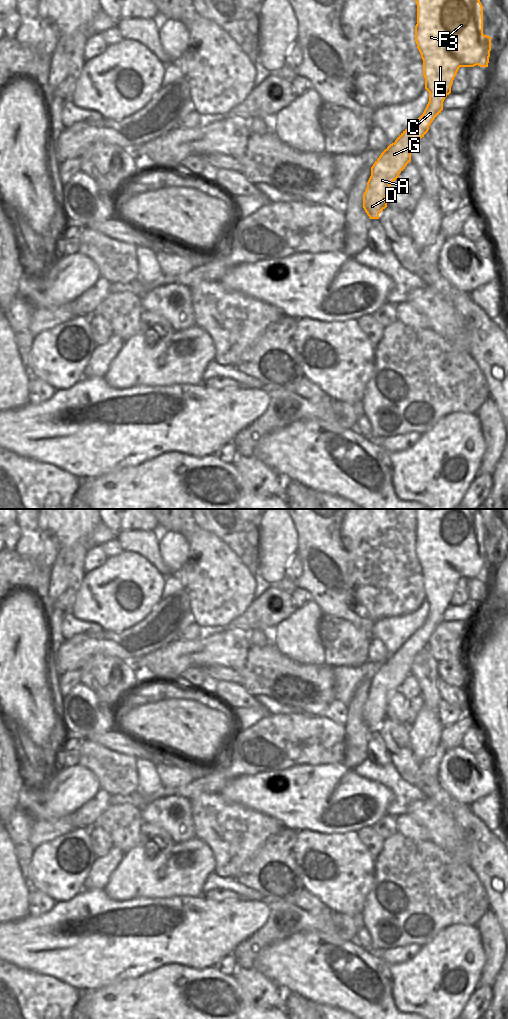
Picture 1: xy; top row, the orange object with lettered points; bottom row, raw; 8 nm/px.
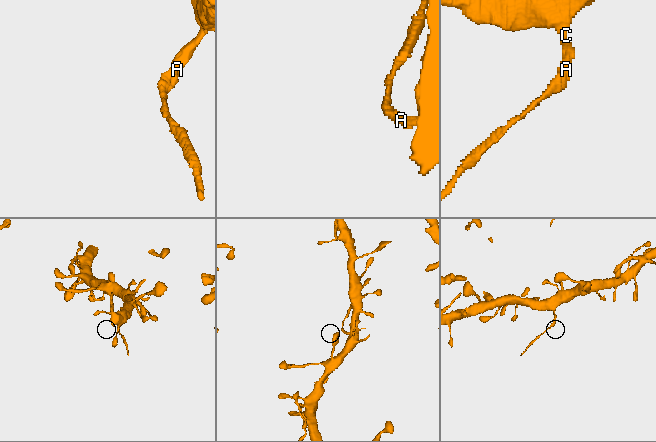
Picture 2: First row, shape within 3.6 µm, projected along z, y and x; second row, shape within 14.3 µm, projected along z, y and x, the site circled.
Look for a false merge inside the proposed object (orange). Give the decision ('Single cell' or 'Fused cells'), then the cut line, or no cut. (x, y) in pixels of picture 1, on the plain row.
Fused cells. Split along xy (413, 634), (424, 646).

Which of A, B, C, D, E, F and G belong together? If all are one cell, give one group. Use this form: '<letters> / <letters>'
A D G / B C E F

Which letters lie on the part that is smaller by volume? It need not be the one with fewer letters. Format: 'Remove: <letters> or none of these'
Remove: A, D, G

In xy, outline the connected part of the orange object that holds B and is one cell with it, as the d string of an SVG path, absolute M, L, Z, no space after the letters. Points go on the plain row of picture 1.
M415 509L417 516L417 536L415 538L415 554L423 572L423 588L425 590L425 601L429 604L429 614L423 626L413 635L420 639L420 643L425 647L433 632L443 622L443 614L445 610L451 605L451 598L453 592L460 579L488 579L490 563L491 563L491 549L483 546L483 518L478 509Z

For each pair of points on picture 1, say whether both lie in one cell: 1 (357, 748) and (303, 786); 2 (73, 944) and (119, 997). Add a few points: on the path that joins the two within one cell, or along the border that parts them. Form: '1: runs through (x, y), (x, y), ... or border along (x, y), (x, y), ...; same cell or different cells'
1: border along (342, 763), (352, 769); different cells
2: border along (131, 979), (125, 979), (85, 991); different cells

